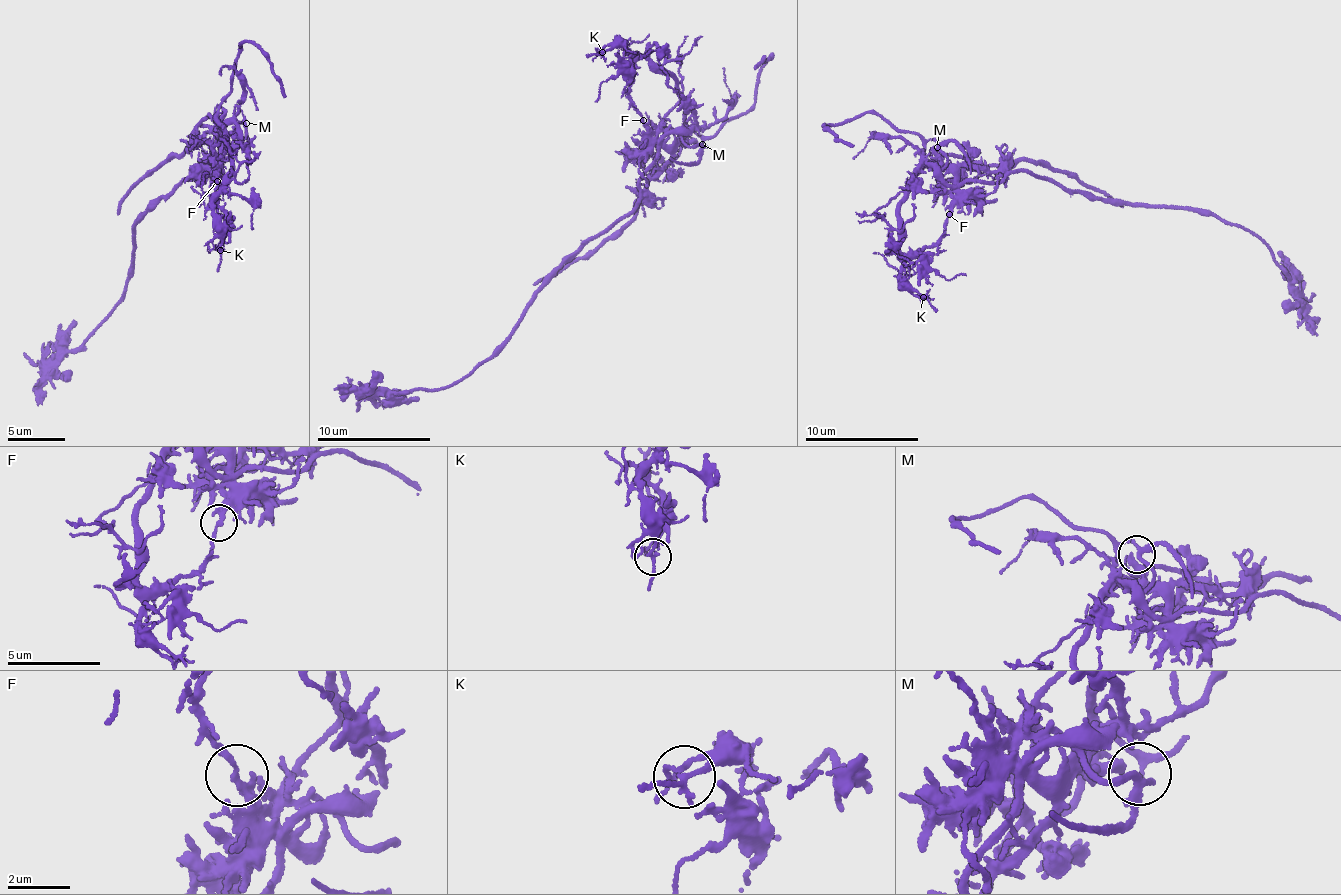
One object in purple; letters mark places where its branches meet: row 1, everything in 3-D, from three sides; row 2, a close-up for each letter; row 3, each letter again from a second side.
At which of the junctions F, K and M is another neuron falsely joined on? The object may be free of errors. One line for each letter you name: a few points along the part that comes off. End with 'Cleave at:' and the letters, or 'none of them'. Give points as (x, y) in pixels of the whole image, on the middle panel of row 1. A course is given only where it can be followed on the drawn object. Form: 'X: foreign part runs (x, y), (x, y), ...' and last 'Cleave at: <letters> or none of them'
F: foreign part runs (642, 119), (629, 96), (643, 58), (668, 72), (687, 102), (678, 149), (635, 202), (624, 230), (533, 284)
Cleave at: F

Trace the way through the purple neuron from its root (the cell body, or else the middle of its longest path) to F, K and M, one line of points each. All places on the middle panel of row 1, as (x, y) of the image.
F: (600, 233), (612, 227), (613, 222), (635, 212), (641, 181), (656, 157), (656, 144), (646, 132), (642, 119)
K: (600, 233), (635, 212), (641, 181), (657, 152), (624, 88), (627, 80), (606, 65), (602, 52)
M: (600, 233), (612, 227), (613, 222), (630, 216), (637, 201), (670, 158), (677, 132), (687, 144), (702, 144)

